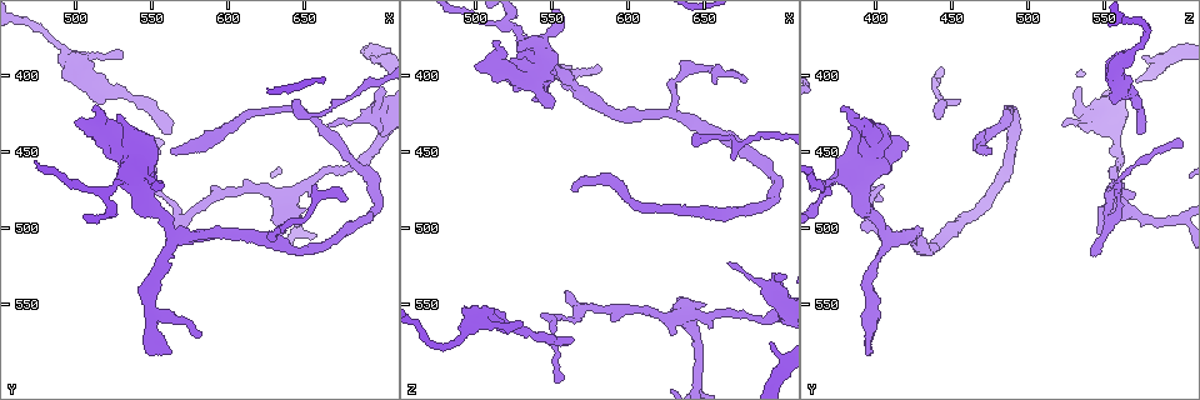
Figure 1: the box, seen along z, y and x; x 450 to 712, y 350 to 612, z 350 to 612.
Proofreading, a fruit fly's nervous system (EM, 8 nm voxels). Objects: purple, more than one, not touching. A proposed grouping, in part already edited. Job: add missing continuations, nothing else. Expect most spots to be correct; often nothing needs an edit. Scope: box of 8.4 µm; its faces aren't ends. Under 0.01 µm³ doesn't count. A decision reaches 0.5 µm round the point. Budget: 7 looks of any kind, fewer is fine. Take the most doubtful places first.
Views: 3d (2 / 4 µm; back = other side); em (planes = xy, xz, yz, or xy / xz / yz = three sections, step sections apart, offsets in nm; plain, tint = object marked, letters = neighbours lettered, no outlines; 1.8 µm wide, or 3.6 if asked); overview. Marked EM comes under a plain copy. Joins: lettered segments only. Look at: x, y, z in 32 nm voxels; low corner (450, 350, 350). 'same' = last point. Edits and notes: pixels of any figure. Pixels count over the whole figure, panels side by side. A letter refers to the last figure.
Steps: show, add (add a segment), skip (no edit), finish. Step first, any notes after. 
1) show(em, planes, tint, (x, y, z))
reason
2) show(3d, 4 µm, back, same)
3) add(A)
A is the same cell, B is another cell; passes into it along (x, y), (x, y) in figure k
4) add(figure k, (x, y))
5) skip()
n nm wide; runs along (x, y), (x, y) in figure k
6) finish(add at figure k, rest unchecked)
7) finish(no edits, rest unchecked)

show(em, planes, tint, (562, 436, 574))
branch stops here

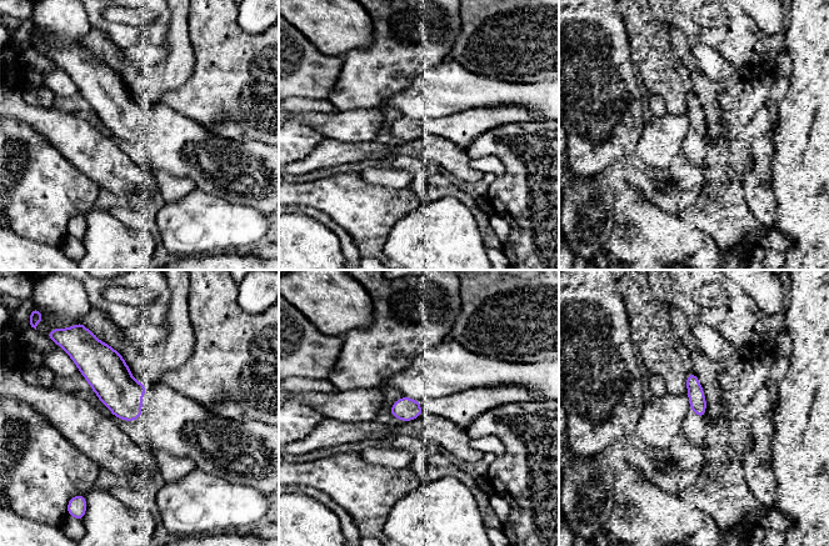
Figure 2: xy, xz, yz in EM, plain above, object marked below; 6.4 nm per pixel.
show(em, planes, letters, same)
what lies round it

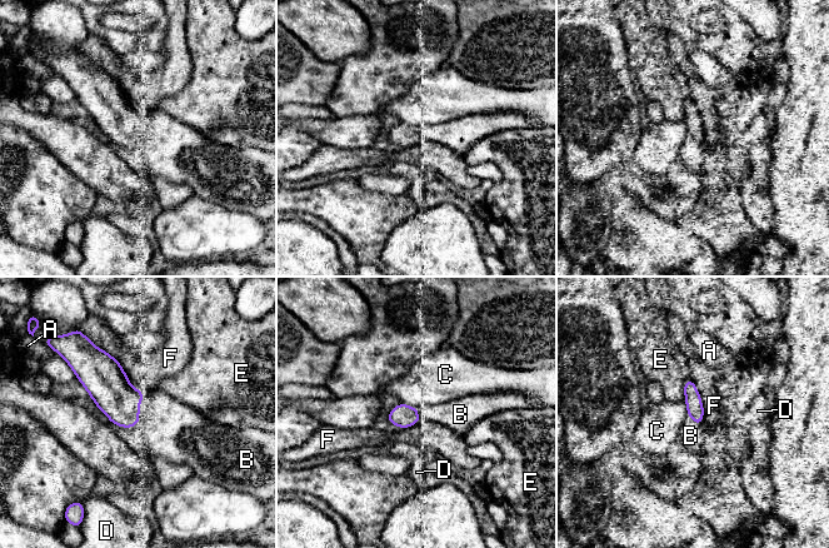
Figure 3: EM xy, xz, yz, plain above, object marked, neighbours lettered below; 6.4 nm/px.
add(B)
B is the same cell, A, C, D, E and F are other cells; it goes on there

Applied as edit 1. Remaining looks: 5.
show(overview)

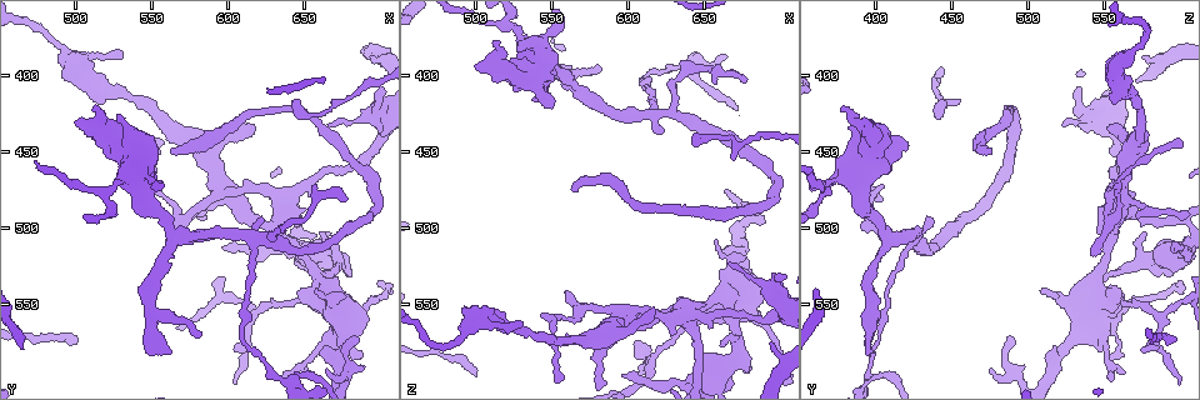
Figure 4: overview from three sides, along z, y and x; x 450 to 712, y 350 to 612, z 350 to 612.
show(em, planes, tint, (616, 432, 552))
free end

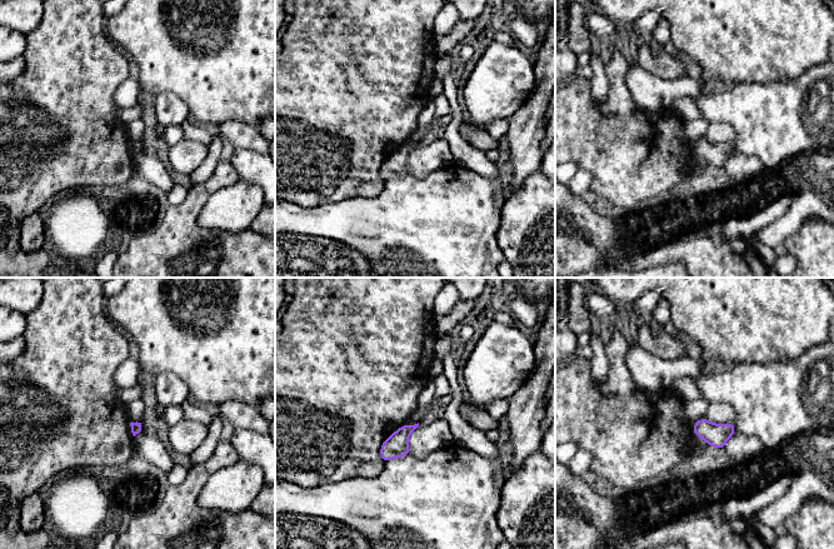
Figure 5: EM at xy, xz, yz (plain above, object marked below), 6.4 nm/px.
show(em, planes, letters, same)
what lies round it

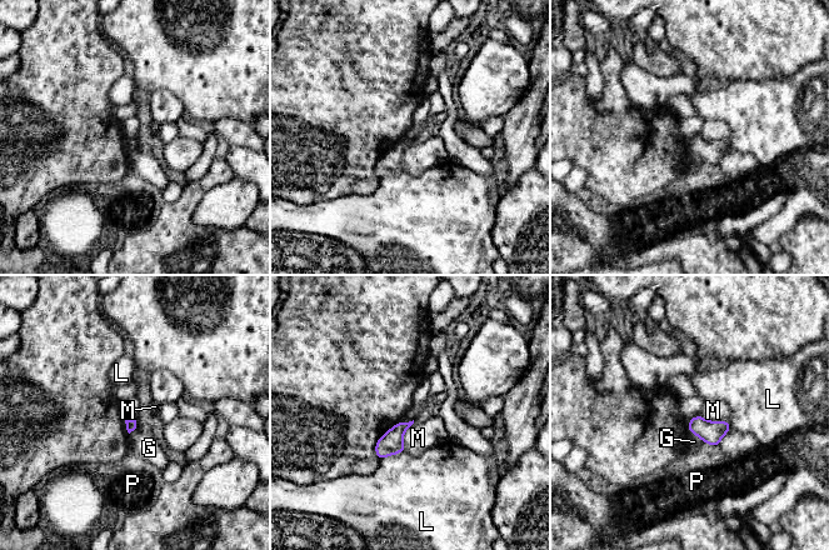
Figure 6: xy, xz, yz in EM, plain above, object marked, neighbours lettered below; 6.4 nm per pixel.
skip()
G, L, M and P are other cells; border along (414, 423), (403, 436), (406, 450) in figure 6; none of them fits

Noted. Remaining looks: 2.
finish(add at figure 3, rest unchecked)

